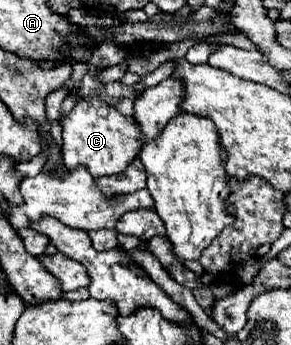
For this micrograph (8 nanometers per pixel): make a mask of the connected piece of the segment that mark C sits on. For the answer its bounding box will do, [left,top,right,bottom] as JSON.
[58,101,142,177]

